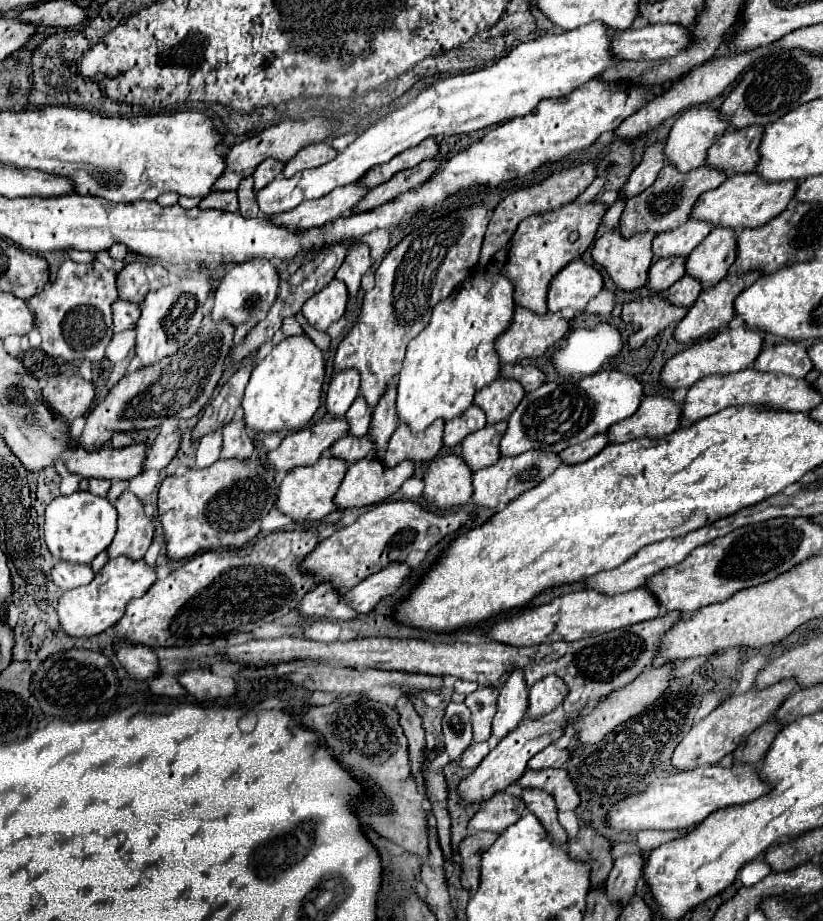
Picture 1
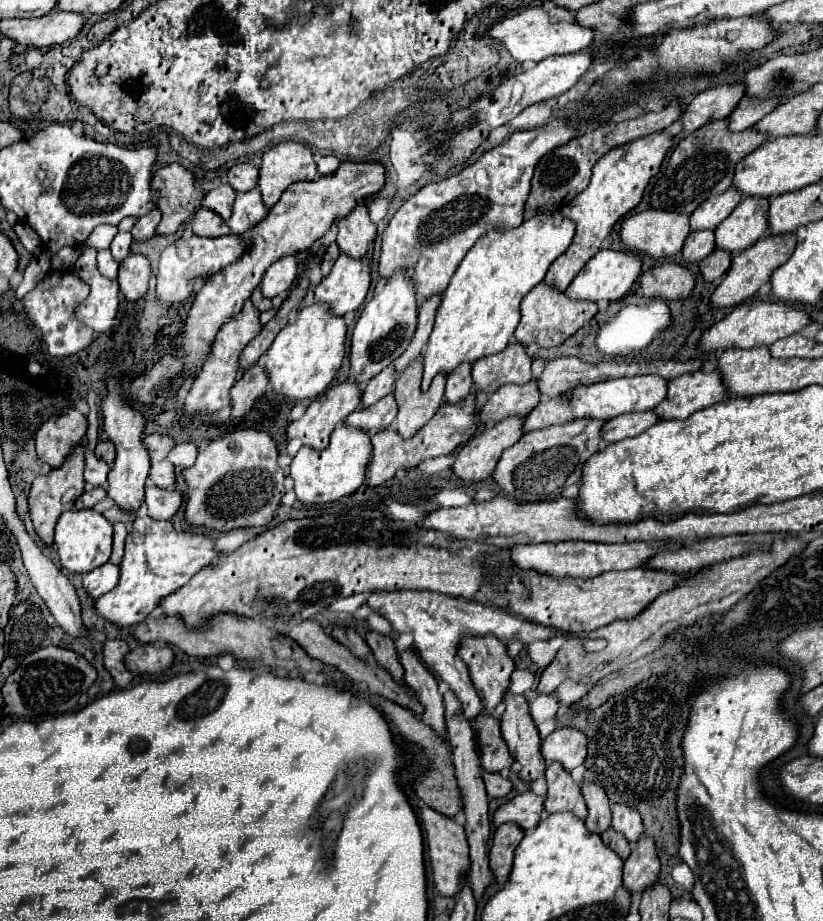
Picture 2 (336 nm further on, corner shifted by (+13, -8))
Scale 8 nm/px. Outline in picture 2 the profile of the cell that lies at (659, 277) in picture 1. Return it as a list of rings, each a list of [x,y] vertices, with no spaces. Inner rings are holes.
[[[702,229],[702,231],[692,231],[684,243],[684,259],[686,261],[702,261],[716,249],[714,245],[714,231],[712,229]]]

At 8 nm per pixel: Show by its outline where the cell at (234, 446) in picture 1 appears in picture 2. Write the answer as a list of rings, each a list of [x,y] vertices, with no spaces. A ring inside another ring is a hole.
[[[260,363],[248,367],[230,391],[234,401],[232,417],[242,417],[246,411],[250,411],[250,405],[254,405],[254,401],[266,391],[266,387],[268,387],[266,369]]]

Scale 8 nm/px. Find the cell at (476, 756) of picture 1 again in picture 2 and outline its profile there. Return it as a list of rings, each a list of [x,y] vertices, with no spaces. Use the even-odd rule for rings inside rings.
[[[484,773],[484,783],[486,783],[486,791],[490,797],[504,797],[512,791],[512,783],[508,777],[500,775],[500,773]]]

